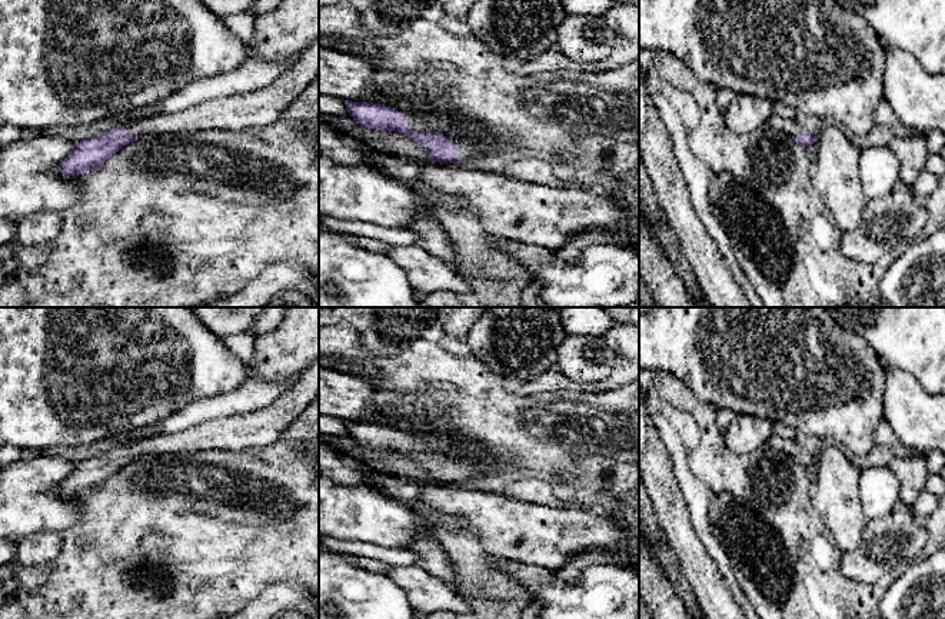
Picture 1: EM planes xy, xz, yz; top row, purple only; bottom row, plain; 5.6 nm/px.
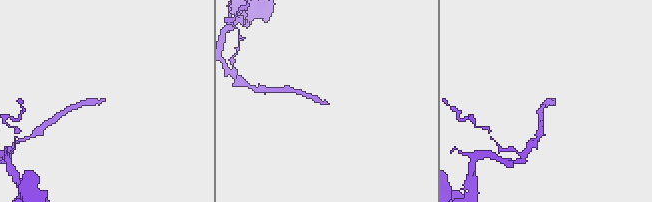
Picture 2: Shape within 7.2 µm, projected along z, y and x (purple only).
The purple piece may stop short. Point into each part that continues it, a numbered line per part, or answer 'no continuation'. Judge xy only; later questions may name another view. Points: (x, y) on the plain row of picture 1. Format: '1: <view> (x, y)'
1: xy (259, 428)

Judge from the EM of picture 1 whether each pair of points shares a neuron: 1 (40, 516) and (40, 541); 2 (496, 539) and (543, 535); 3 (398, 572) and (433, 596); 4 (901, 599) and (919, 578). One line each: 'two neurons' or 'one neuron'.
1: two neurons
2: one neuron
3: one neuron
4: one neuron

